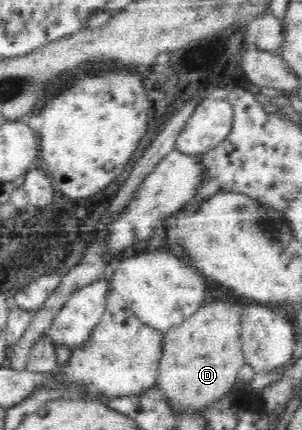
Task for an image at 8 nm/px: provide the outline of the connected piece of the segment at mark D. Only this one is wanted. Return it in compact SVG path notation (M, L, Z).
M236 297L236 304L232 302L206 302L189 320L186 320L181 326L173 327L170 331L162 332L163 352L158 368L157 386L167 402L177 413L198 414L204 412L208 406L212 406L214 400L220 400L222 396L235 392L236 376L240 368L246 364L244 351L242 351L241 341L241 320L240 320L240 302L246 302Z

